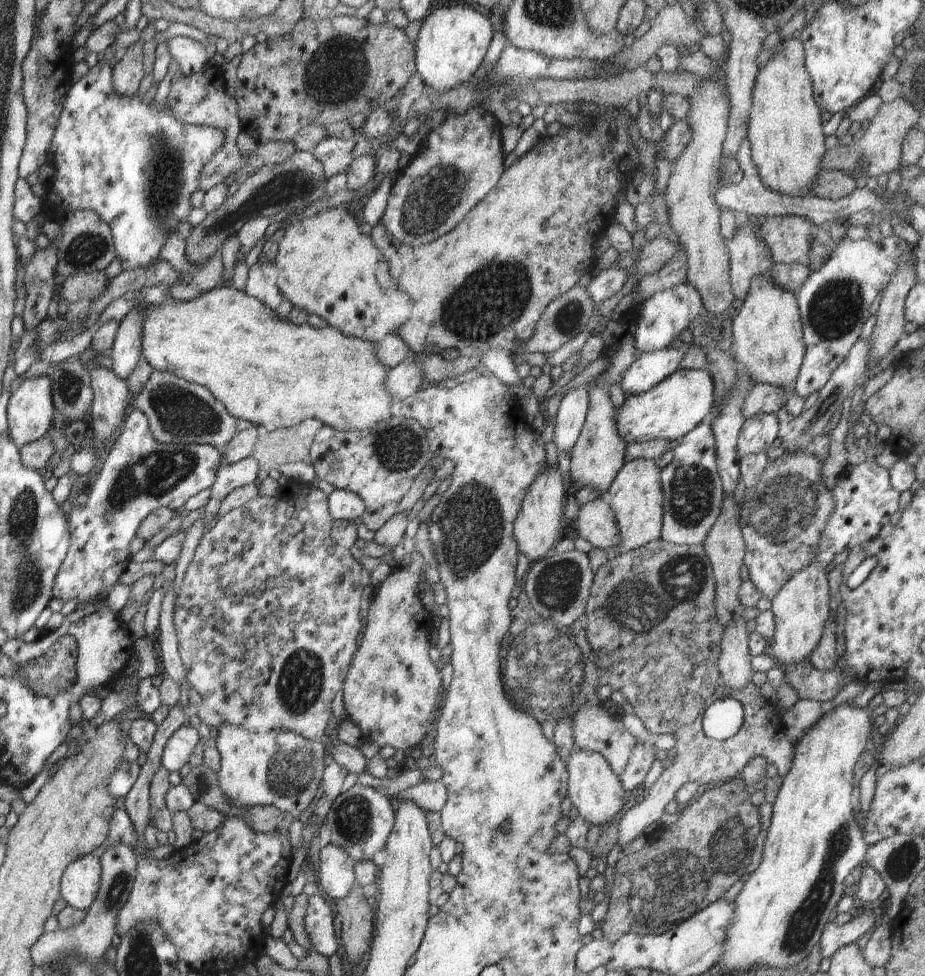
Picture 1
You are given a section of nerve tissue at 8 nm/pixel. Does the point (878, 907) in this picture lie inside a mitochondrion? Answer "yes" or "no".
no

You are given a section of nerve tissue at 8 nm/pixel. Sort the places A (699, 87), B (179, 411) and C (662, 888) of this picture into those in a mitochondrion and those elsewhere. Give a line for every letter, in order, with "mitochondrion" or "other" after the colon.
A: other
B: mitochondrion
C: mitochondrion

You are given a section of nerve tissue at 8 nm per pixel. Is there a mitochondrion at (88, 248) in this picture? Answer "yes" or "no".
yes

